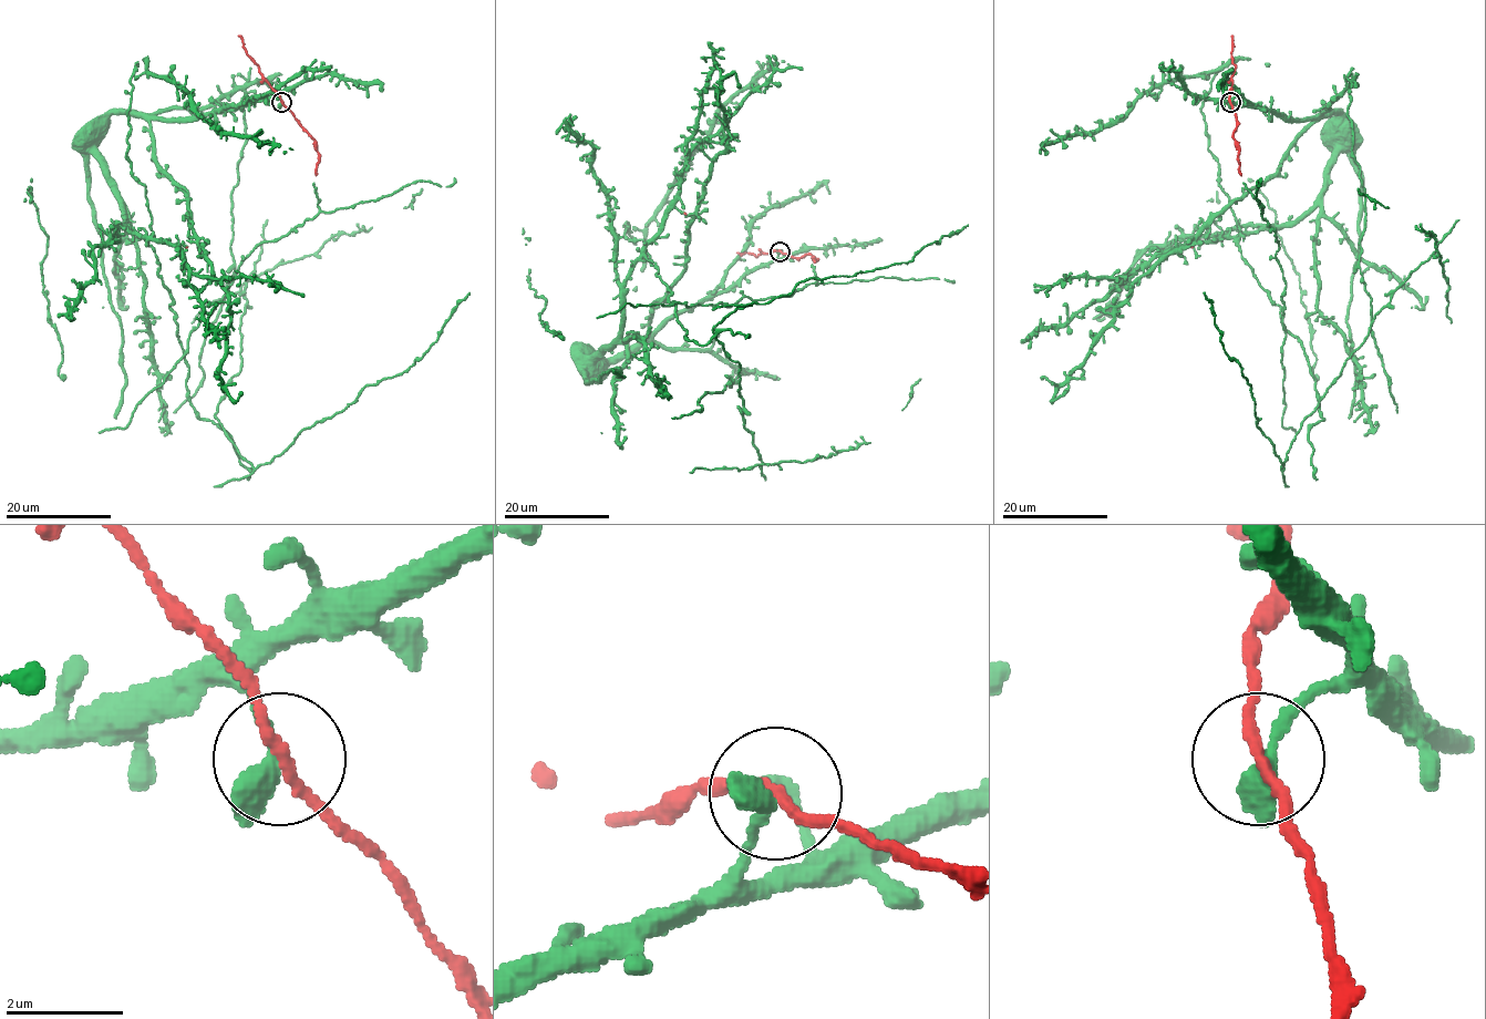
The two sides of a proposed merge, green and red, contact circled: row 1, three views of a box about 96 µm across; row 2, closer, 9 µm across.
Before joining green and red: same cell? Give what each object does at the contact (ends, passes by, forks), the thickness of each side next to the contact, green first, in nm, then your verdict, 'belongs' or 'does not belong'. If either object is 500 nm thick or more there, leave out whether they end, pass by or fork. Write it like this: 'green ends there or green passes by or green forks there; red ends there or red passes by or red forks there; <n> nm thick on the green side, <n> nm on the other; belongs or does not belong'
green passes by; red passes by; 320 nm thick on the green side, 180 nm on the other; belongs

